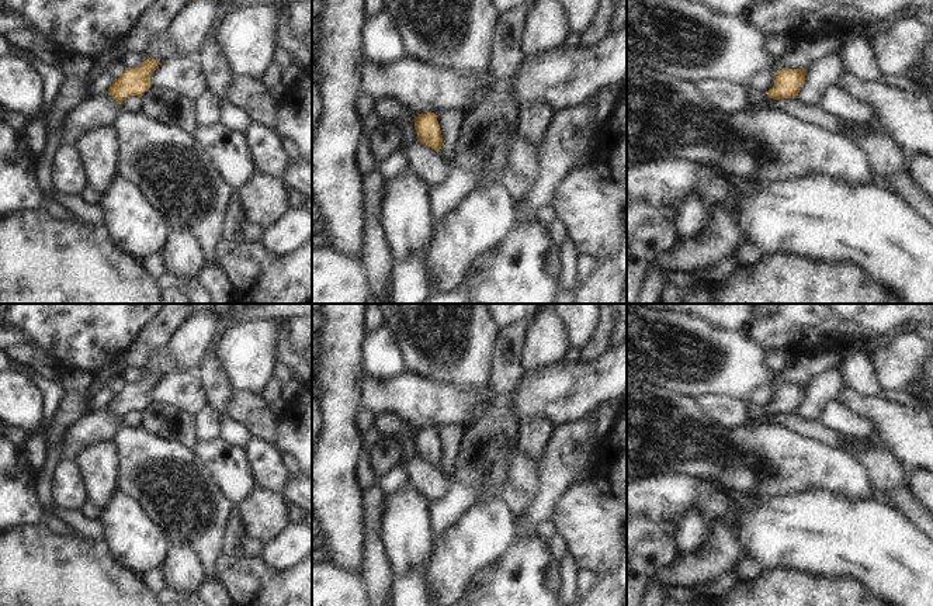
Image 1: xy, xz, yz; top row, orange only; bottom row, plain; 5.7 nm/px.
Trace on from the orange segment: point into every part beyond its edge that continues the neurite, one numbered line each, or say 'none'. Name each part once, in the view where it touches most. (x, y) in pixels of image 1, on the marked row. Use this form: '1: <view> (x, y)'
none

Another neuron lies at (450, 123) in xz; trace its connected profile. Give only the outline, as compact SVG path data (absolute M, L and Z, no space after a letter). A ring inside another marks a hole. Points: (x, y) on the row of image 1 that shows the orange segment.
M438 111L434 114L437 115L444 143L438 153L448 165L451 165L451 157L454 155L454 146L459 136L464 114L459 111Z

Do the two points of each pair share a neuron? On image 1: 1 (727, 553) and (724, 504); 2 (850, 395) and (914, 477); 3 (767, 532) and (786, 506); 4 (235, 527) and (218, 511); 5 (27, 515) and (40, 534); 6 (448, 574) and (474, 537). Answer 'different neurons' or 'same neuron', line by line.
1: different neurons
2: different neurons
3: same neuron
4: different neurons
5: different neurons
6: same neuron

